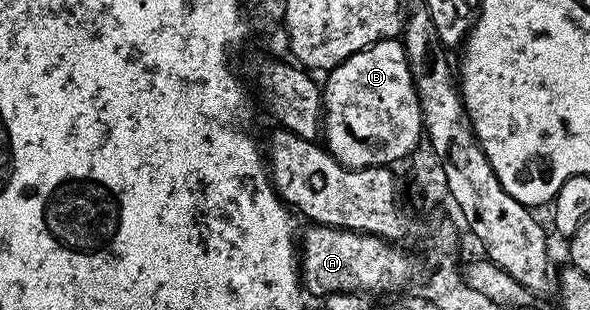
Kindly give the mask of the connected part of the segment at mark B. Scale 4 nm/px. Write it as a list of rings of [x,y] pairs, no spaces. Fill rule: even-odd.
[[[400,39],[375,42],[328,69],[326,76],[323,144],[340,164],[348,168],[384,168],[417,152],[425,123]]]

